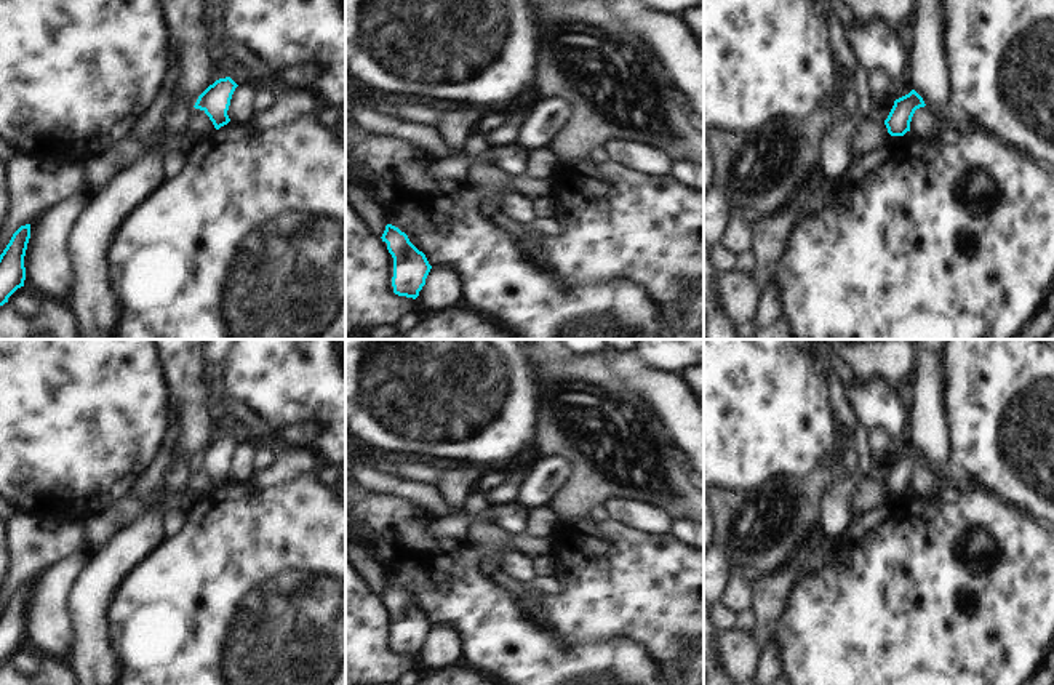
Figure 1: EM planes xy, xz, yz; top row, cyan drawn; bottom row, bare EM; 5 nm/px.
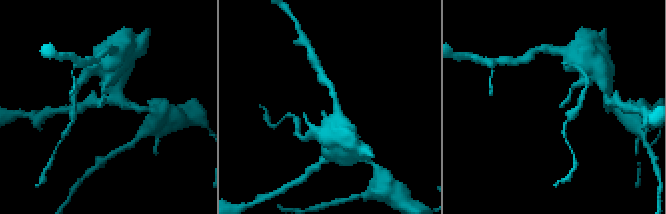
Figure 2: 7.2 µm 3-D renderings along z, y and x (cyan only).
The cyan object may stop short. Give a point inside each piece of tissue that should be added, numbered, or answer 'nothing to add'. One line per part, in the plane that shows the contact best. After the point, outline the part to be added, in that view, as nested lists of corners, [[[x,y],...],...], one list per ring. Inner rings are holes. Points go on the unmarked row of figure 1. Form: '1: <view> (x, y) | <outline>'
nothing to add

